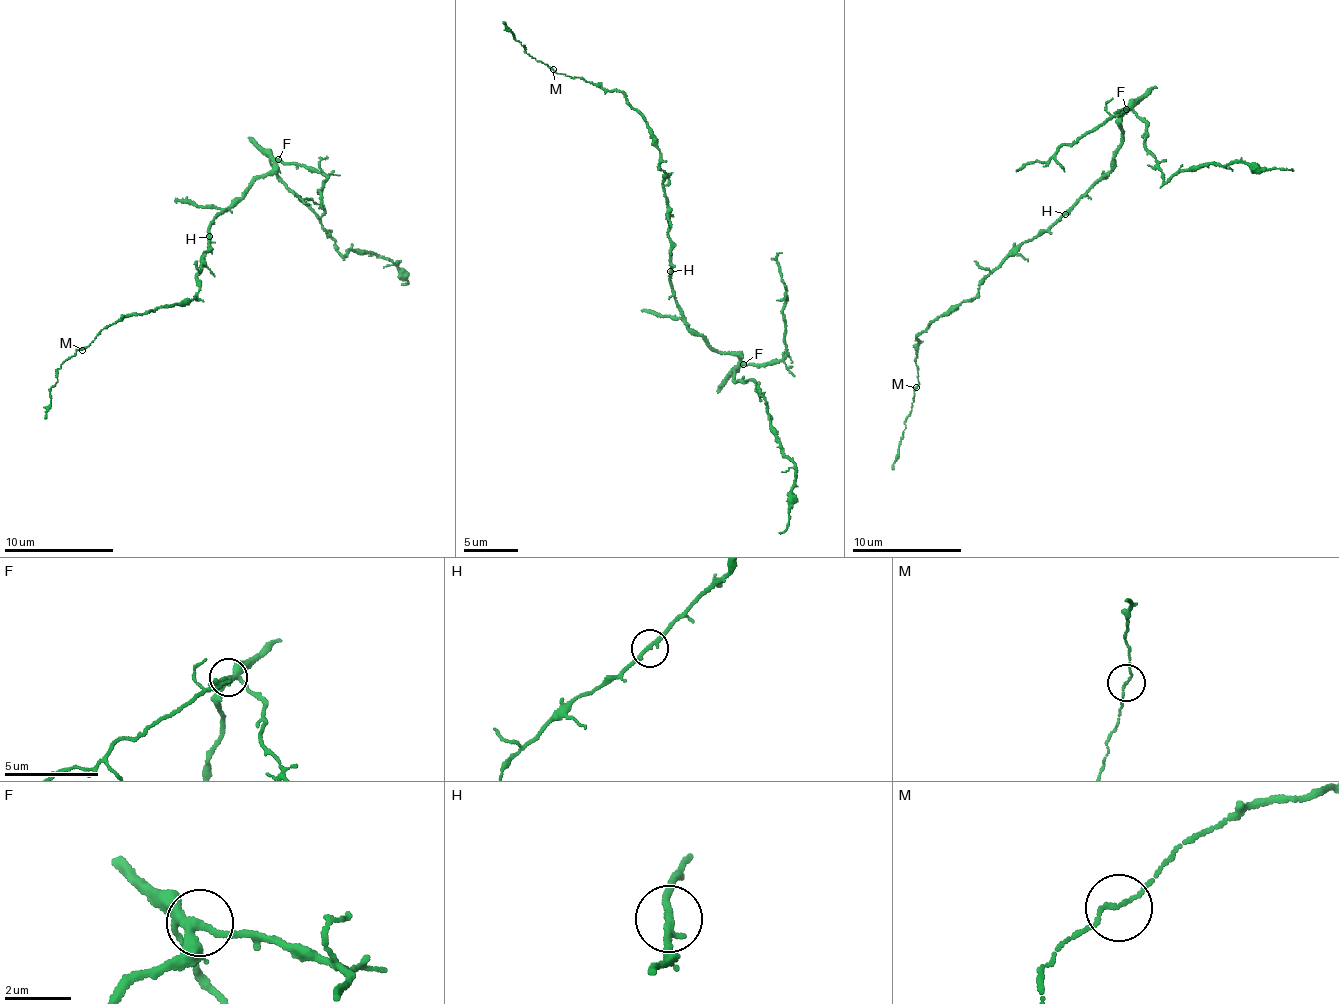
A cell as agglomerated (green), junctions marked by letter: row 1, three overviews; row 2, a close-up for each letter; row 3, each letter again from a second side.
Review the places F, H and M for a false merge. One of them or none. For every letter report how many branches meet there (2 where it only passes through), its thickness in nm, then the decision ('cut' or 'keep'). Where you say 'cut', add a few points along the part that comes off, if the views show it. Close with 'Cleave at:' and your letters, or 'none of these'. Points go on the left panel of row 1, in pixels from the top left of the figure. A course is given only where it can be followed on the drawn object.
F: 4 branches meet; 260 nm thick; keep
H: 2 branches meet; 200 nm thick; keep
M: 2 branches meet; 90 nm thick; keep
Cleave at: none of these

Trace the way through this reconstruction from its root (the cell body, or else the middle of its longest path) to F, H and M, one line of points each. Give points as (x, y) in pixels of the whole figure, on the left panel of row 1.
F: (212, 224), (216, 217), (243, 195), (243, 190), (262, 174), (274, 169), (278, 159)
H: (212, 224), (209, 237)
M: (212, 224), (209, 249), (200, 258), (196, 299), (123, 318), (107, 325), (81, 349)

